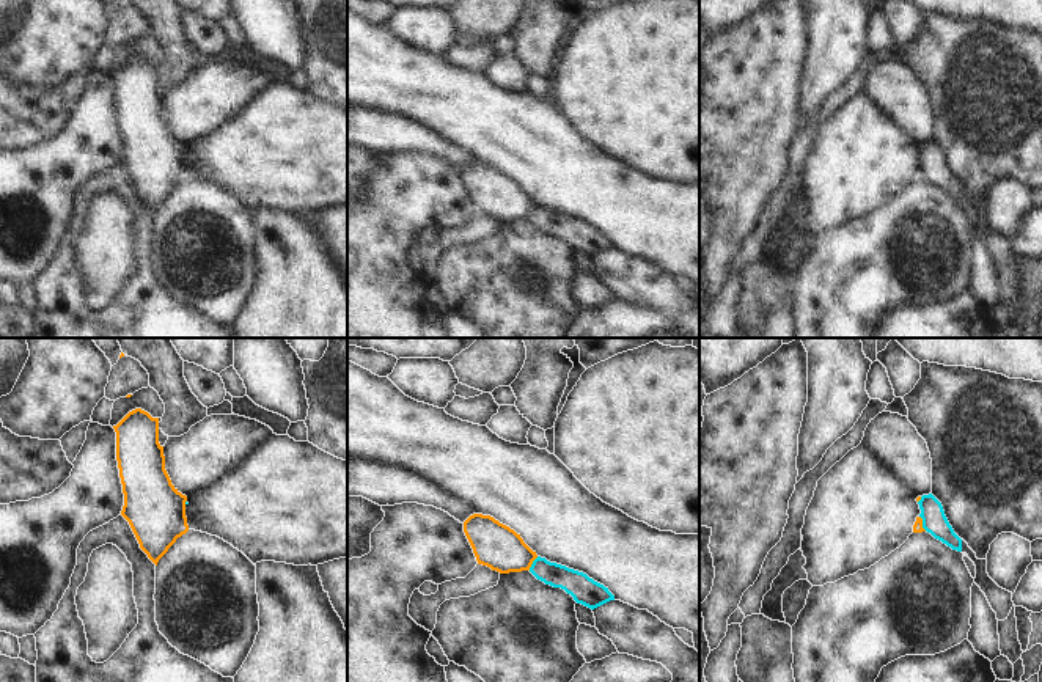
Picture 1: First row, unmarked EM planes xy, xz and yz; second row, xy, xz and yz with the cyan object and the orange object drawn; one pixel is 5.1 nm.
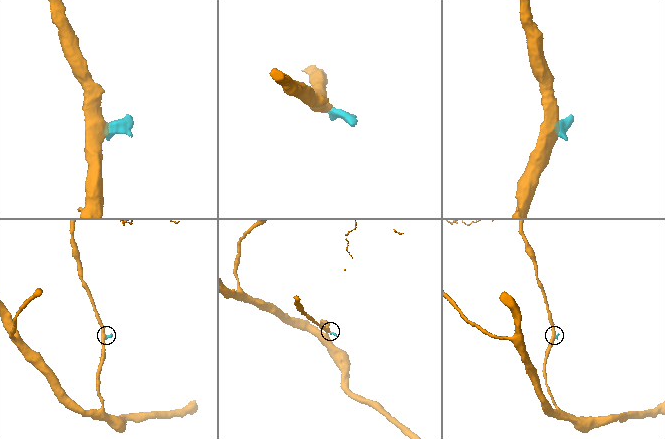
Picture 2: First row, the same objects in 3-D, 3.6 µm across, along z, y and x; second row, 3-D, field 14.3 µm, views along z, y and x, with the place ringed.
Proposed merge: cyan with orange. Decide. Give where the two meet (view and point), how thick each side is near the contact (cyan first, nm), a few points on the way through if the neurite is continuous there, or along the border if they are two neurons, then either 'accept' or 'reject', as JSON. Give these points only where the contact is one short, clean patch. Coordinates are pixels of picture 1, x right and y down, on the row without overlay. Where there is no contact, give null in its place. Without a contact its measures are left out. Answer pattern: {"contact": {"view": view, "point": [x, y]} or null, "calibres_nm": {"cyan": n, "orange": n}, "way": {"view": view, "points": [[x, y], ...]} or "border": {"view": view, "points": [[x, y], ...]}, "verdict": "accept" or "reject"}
{"contact": {"view": "xz", "point": [533, 211]}, "calibres_nm": {"cyan": 130, "orange": 220}, "border": {"view": "xz", "points": [[538, 205], [528, 217]]}, "verdict": "reject"}

